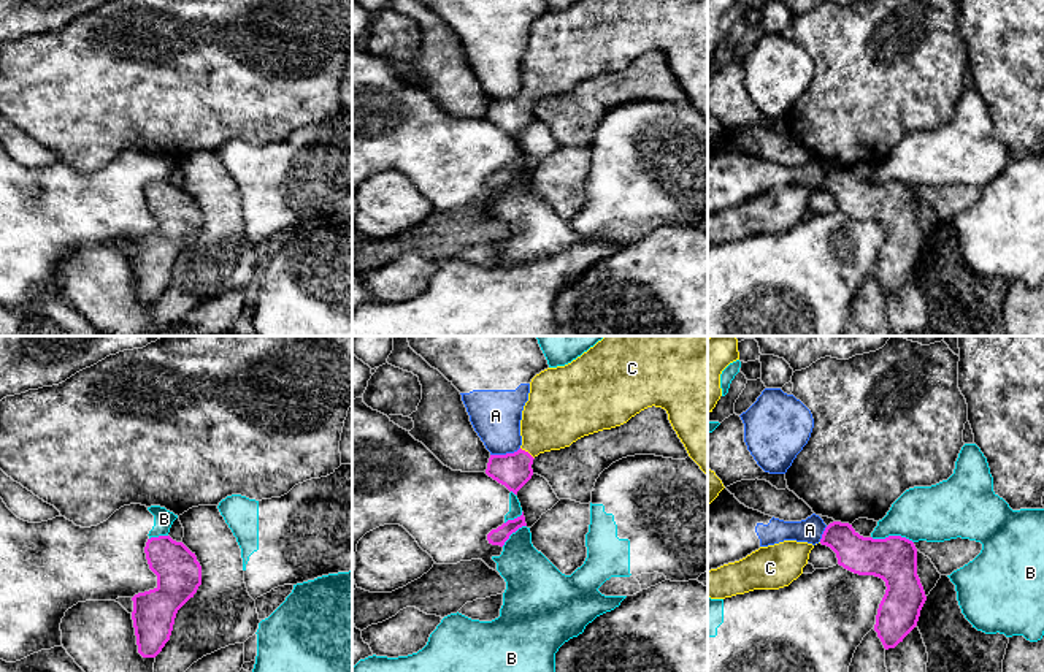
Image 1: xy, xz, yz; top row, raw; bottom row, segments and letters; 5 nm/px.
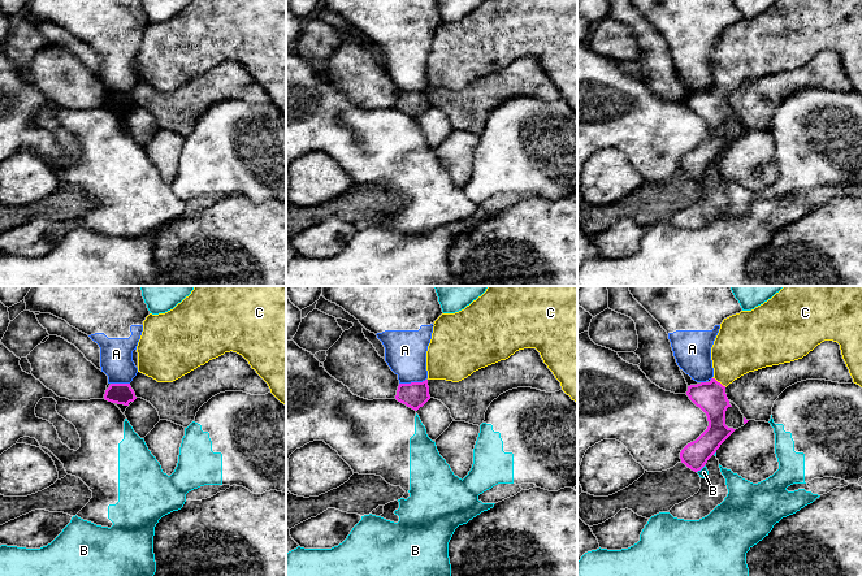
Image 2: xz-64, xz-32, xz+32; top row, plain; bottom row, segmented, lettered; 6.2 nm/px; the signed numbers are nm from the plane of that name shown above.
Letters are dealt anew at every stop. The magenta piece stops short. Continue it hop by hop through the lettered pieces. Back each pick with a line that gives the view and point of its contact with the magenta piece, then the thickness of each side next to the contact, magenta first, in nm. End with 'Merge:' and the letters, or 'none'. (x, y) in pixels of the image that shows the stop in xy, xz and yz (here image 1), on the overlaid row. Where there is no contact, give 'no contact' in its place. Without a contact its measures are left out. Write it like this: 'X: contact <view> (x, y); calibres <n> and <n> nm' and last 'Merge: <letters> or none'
C: contact xz (527, 452); calibres 180 and 320 nm
Merge: C

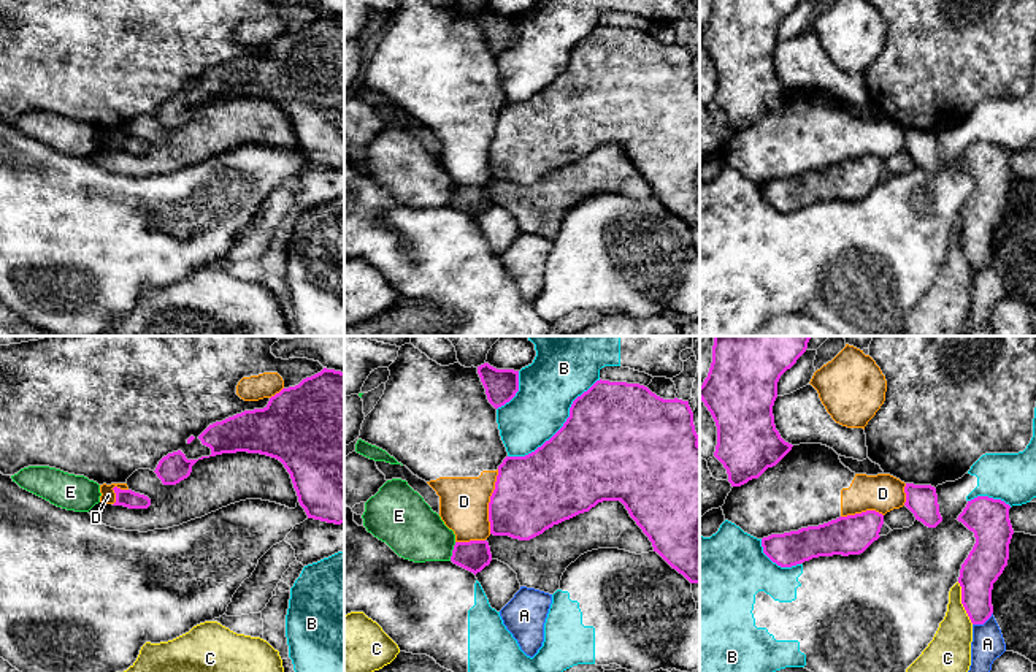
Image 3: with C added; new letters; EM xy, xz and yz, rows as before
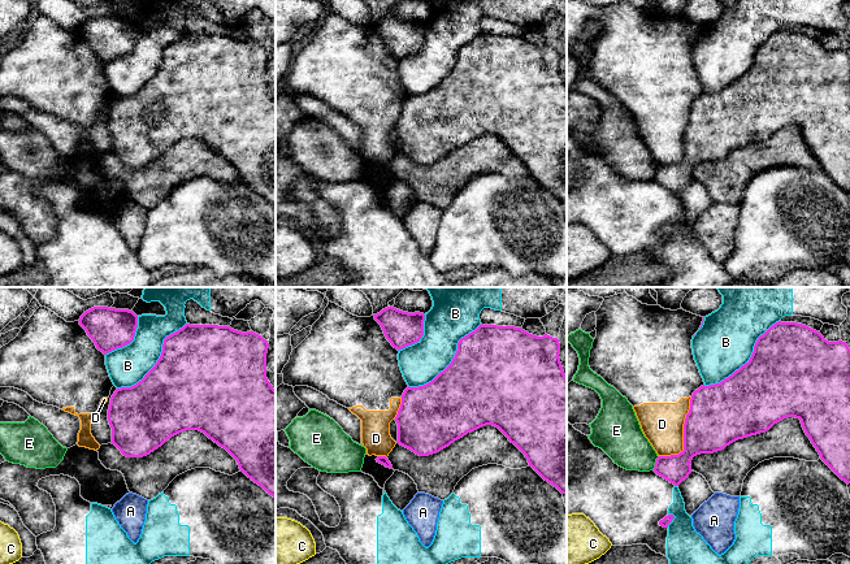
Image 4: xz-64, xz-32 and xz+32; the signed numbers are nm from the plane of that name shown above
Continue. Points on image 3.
Merge: none

